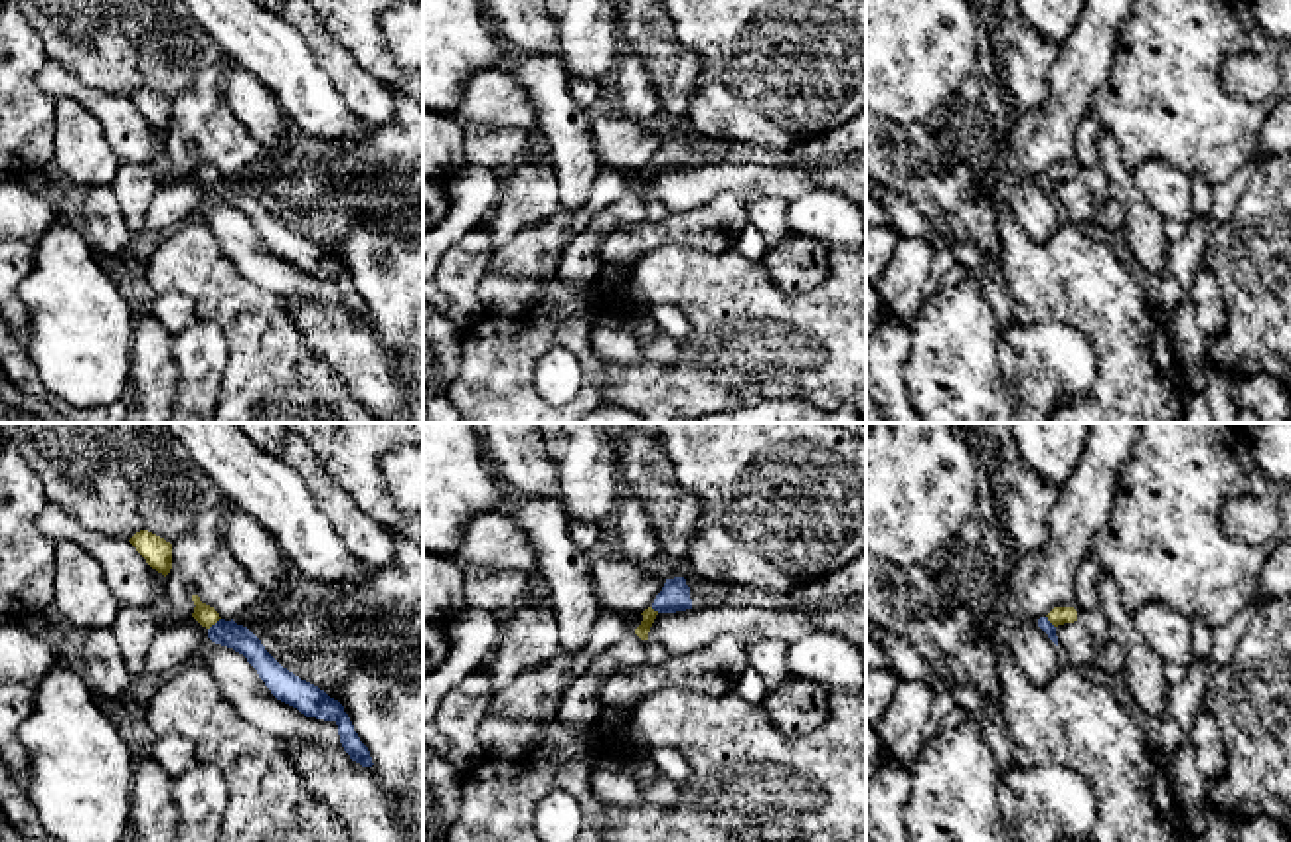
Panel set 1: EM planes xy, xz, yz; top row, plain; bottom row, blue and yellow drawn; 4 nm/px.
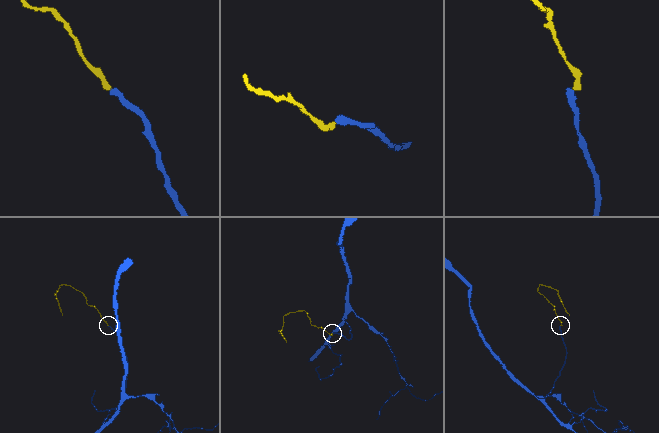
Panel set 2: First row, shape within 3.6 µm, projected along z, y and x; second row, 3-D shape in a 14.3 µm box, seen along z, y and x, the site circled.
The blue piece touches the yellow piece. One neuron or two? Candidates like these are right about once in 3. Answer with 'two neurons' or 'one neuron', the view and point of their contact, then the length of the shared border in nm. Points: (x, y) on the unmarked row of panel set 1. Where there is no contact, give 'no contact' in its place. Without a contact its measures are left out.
one neuron | xy (216, 180) | 80 nm

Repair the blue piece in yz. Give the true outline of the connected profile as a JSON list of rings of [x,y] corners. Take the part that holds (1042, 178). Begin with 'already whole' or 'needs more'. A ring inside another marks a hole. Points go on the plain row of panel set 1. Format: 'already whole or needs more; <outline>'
needs more; [[[1054,164],[1046,174],[1038,176],[1038,184],[1058,204],[1056,184],[1074,178],[1077,178],[1077,168],[1074,164]]]

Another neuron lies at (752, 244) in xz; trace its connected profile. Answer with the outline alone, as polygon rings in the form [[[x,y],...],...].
[[[749,223],[749,227],[737,239],[735,249],[747,259],[761,261],[767,245],[763,235]]]

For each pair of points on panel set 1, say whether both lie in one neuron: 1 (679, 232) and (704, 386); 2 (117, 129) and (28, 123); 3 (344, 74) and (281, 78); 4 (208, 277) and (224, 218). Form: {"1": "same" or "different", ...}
{"1": "different", "2": "different", "3": "different", "4": "different"}

